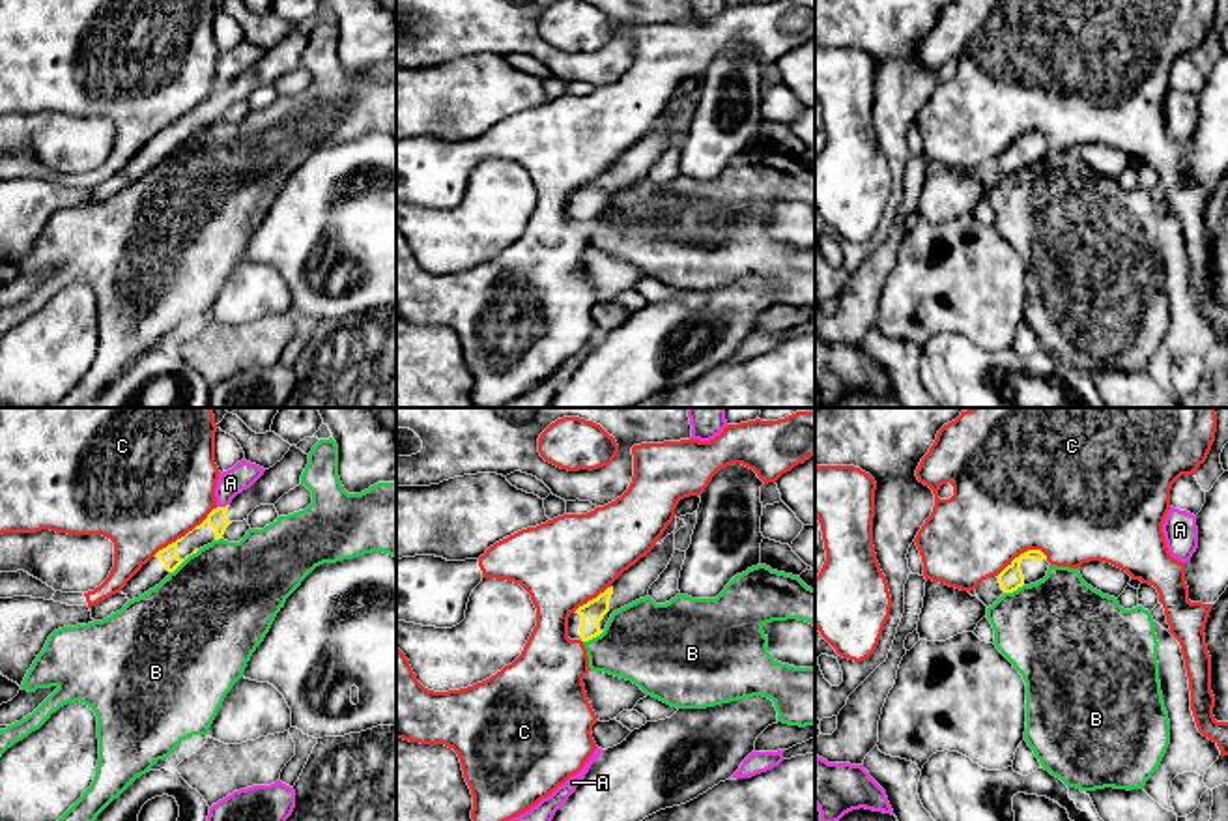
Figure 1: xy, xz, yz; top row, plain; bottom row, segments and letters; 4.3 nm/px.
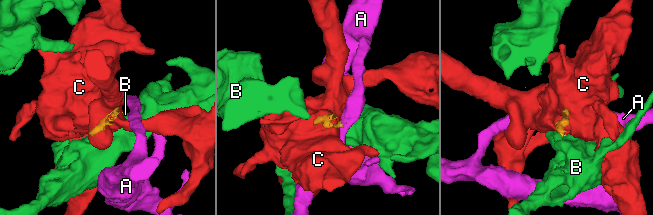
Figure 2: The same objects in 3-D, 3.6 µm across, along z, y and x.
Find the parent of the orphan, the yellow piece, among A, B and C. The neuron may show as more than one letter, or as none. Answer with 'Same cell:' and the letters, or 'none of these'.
Same cell: none of these

